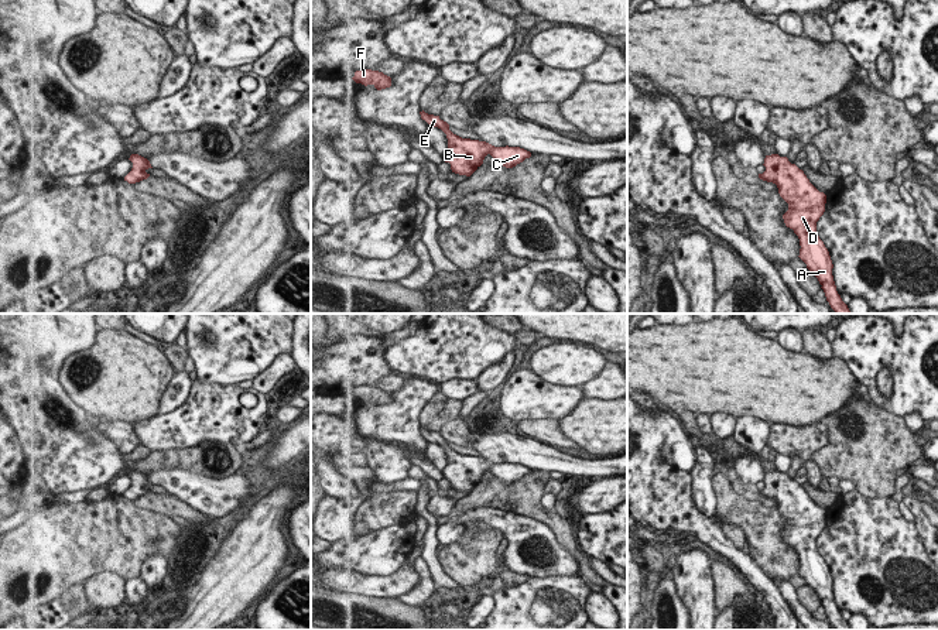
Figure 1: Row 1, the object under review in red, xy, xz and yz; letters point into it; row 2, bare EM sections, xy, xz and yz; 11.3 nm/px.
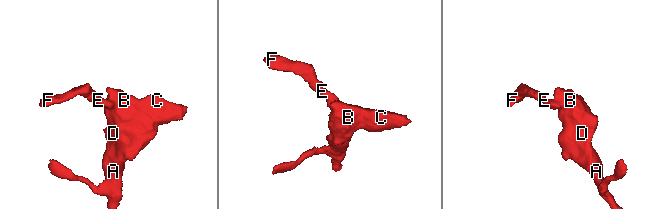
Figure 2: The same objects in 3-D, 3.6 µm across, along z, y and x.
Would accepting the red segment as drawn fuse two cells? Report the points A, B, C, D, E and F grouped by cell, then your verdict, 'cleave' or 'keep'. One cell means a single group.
A B C D E F | keep

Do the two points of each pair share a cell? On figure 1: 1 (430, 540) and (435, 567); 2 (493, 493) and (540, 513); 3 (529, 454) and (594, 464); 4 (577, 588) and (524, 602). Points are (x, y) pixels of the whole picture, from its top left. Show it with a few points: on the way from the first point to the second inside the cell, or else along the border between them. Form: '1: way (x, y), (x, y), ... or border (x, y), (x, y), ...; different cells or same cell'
1: way (431, 547), (432, 560); same cell
2: way (505, 496), (523, 497), (529, 503); same cell
3: way (544, 456), (568, 465), (578, 465); same cell
4: way (564, 588), (545, 584), (536, 589); same cell

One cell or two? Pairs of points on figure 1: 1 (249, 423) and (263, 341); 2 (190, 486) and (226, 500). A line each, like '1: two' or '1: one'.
1: two
2: one

